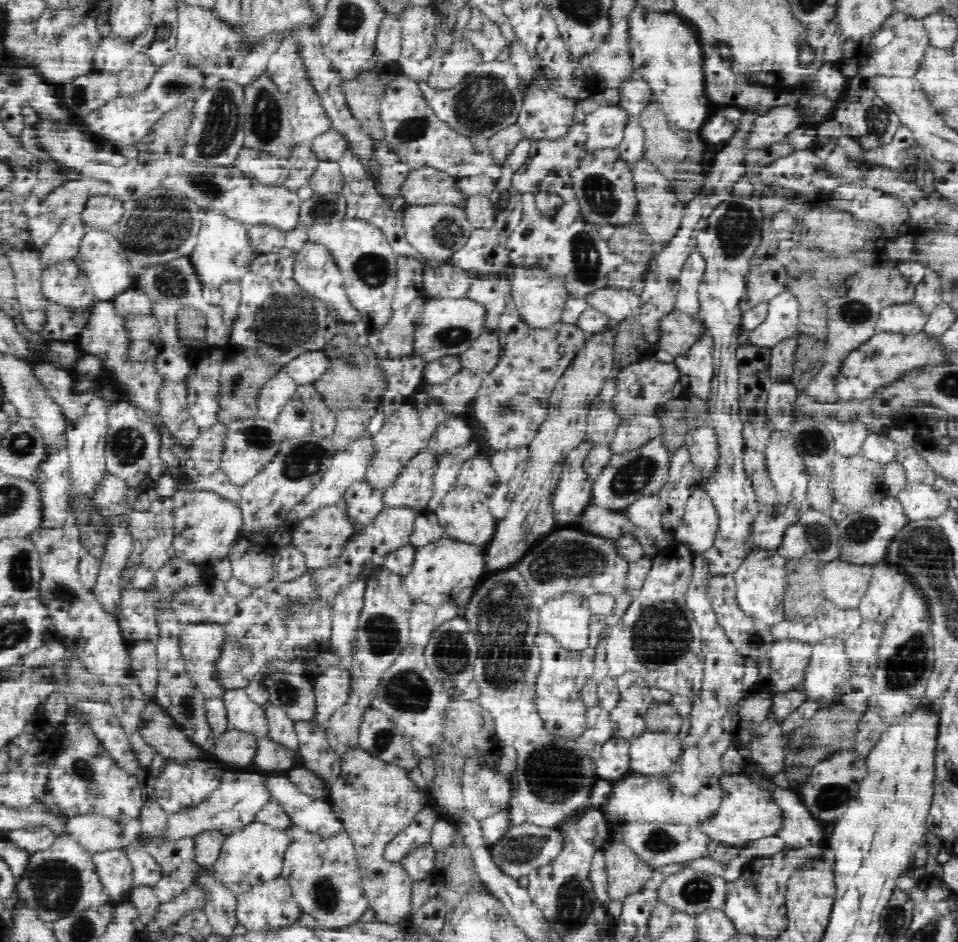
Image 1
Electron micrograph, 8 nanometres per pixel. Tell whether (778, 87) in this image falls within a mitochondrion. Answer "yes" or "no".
no

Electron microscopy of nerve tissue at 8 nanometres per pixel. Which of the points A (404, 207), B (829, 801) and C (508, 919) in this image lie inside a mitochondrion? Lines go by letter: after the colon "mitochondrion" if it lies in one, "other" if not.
A: other
B: mitochondrion
C: other

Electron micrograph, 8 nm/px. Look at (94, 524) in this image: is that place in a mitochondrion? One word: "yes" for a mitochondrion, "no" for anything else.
no

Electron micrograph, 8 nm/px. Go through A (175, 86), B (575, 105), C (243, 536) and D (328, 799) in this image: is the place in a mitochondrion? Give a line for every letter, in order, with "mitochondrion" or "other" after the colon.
A: mitochondrion
B: other
C: other
D: other

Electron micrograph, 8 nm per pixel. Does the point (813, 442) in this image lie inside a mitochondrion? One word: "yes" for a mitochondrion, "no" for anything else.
yes

